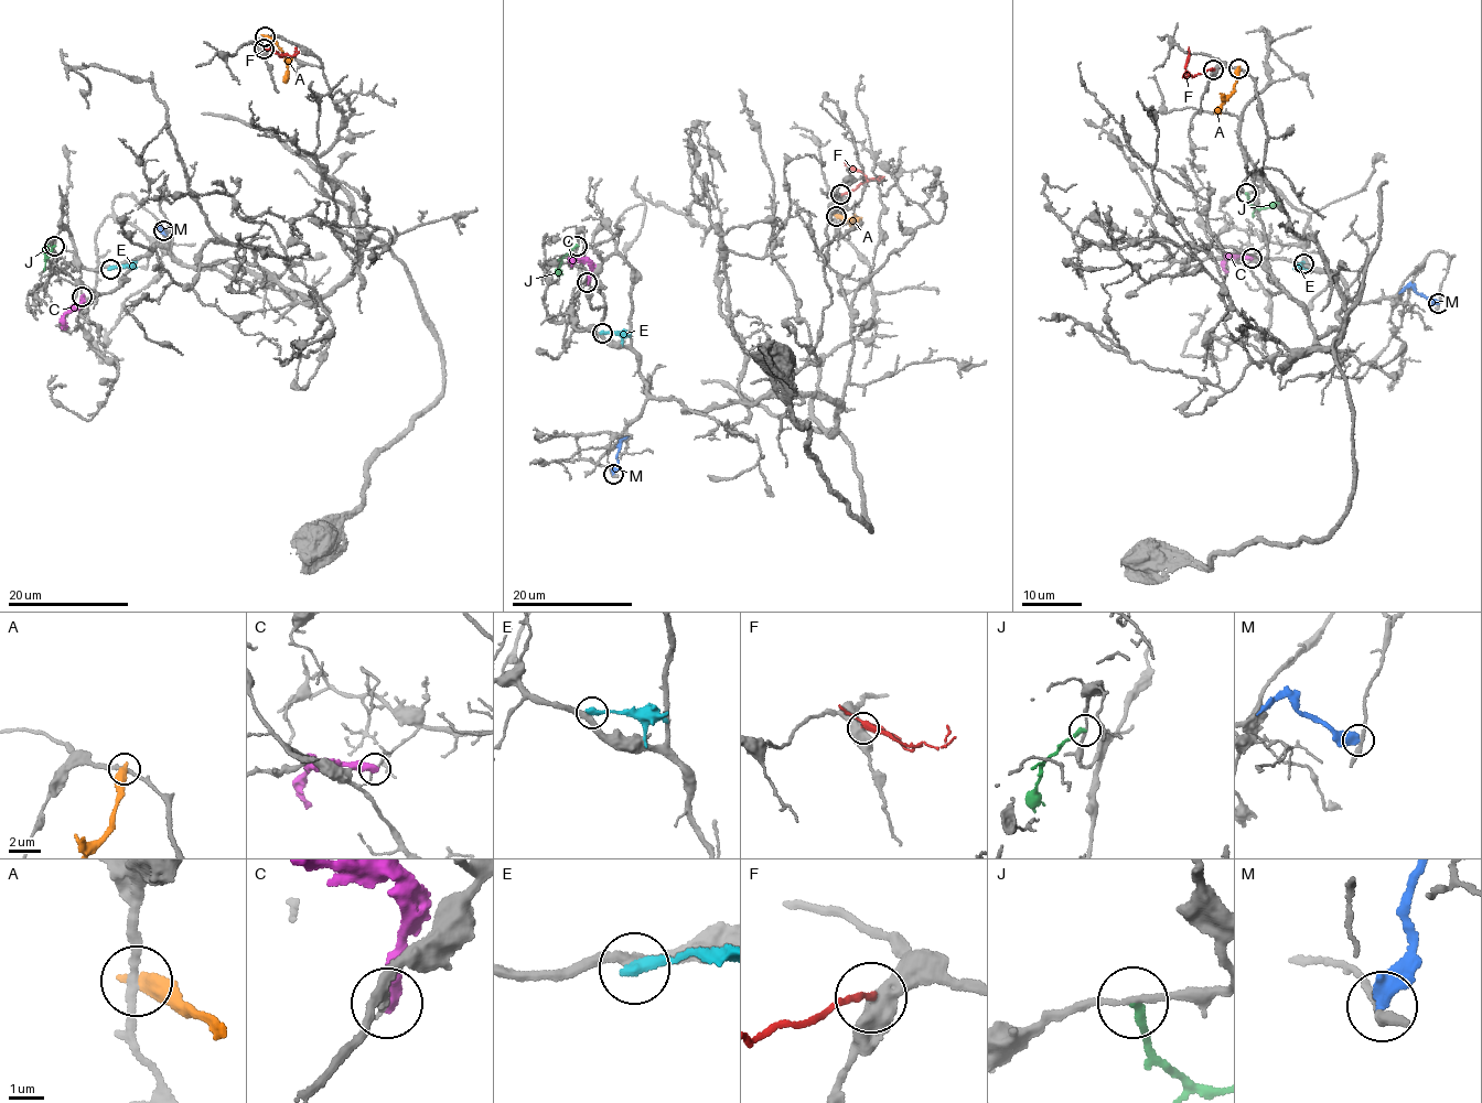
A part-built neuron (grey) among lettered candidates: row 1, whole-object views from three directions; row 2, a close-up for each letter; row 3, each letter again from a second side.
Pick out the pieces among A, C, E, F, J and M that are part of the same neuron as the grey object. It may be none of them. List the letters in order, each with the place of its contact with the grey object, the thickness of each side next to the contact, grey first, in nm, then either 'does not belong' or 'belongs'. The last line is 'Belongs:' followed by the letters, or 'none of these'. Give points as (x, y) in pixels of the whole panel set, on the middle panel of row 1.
A: contact (836, 216); calibres 220 and 440 nm; does not belong
C: contact (587, 282); calibres 130 and 420 nm; does not belong
E: contact (602, 333); calibres 320 and 360 nm; does not belong
F: contact (840, 194); calibres 550 and 140 nm; does not belong
J: contact (577, 246); calibres 150 and 260 nm; does not belong
M: contact (613, 474); calibres 200 and 550 nm; does not belong
Belongs: none of these

